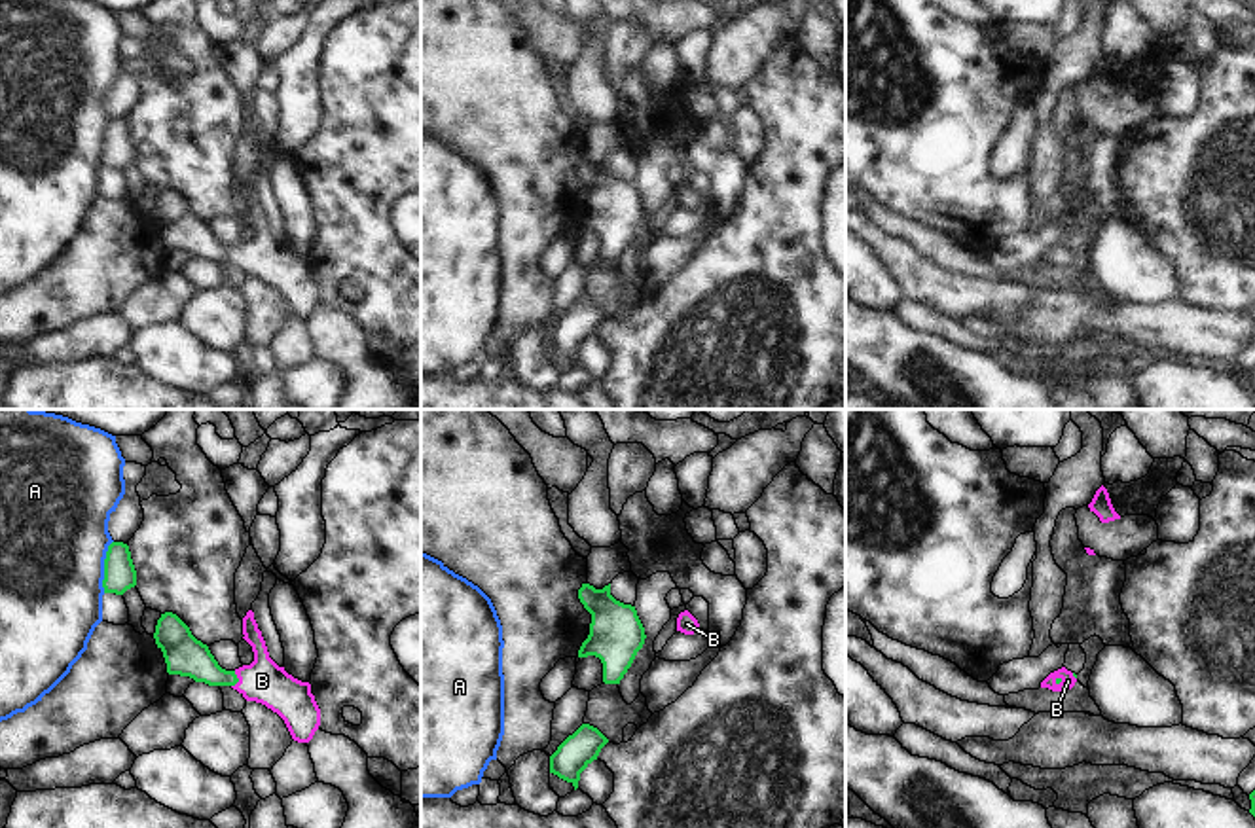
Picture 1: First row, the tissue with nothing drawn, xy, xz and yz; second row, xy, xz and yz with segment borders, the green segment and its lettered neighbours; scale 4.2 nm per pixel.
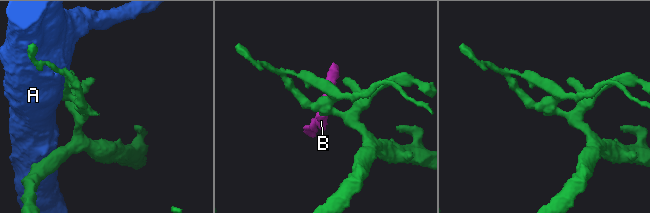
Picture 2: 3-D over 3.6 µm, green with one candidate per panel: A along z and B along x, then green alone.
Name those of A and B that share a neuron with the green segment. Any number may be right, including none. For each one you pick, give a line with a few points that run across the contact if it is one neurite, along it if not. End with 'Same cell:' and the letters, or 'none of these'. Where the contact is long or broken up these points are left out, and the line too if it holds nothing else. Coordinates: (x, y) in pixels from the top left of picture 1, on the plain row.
B: Line: xy (186, 232), (213, 251), (237, 254), (262, 256)
Same cell: B

